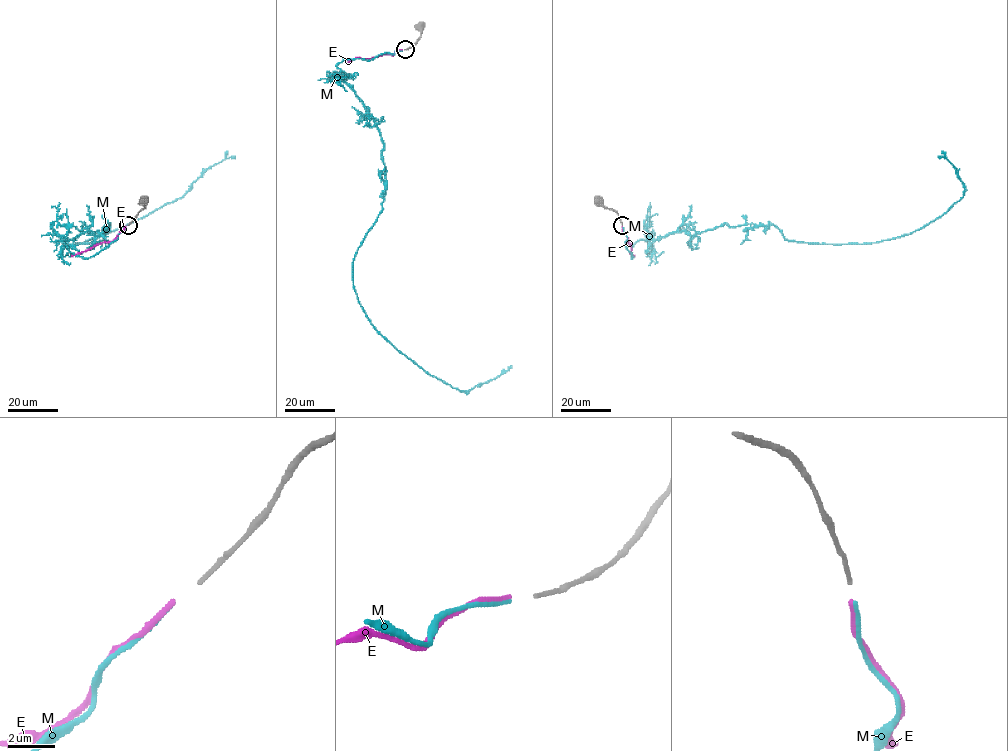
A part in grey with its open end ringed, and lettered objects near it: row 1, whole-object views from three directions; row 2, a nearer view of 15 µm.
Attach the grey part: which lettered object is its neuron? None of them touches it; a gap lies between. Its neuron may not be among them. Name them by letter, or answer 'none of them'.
M

